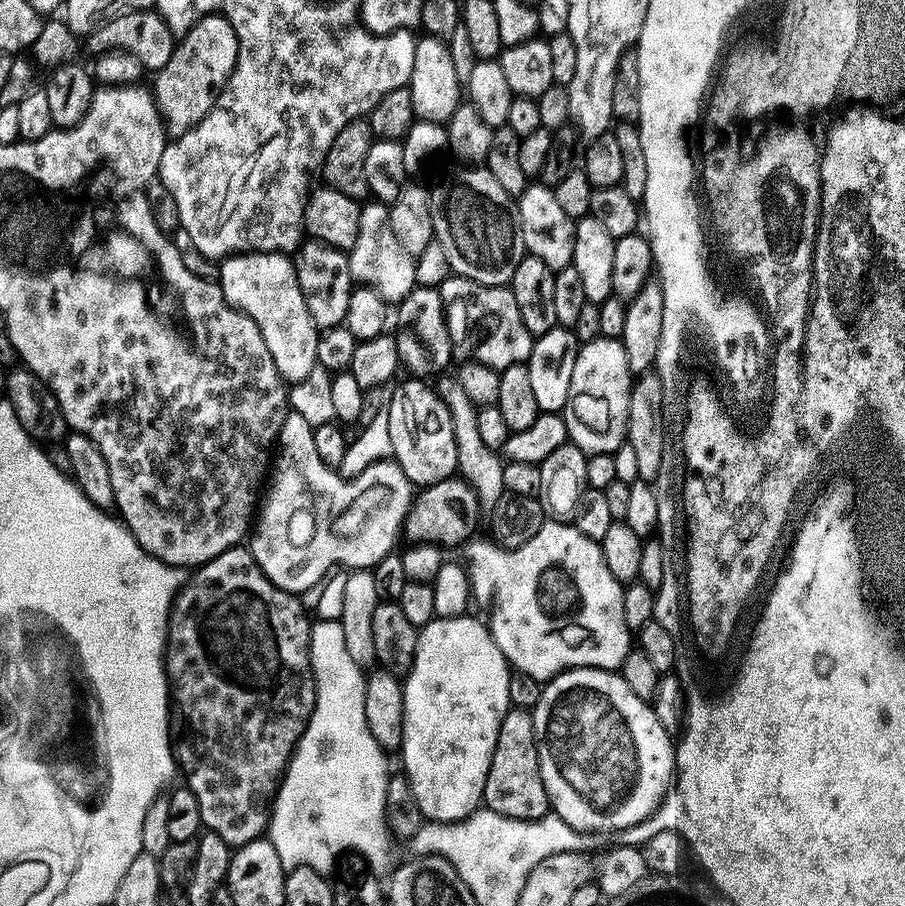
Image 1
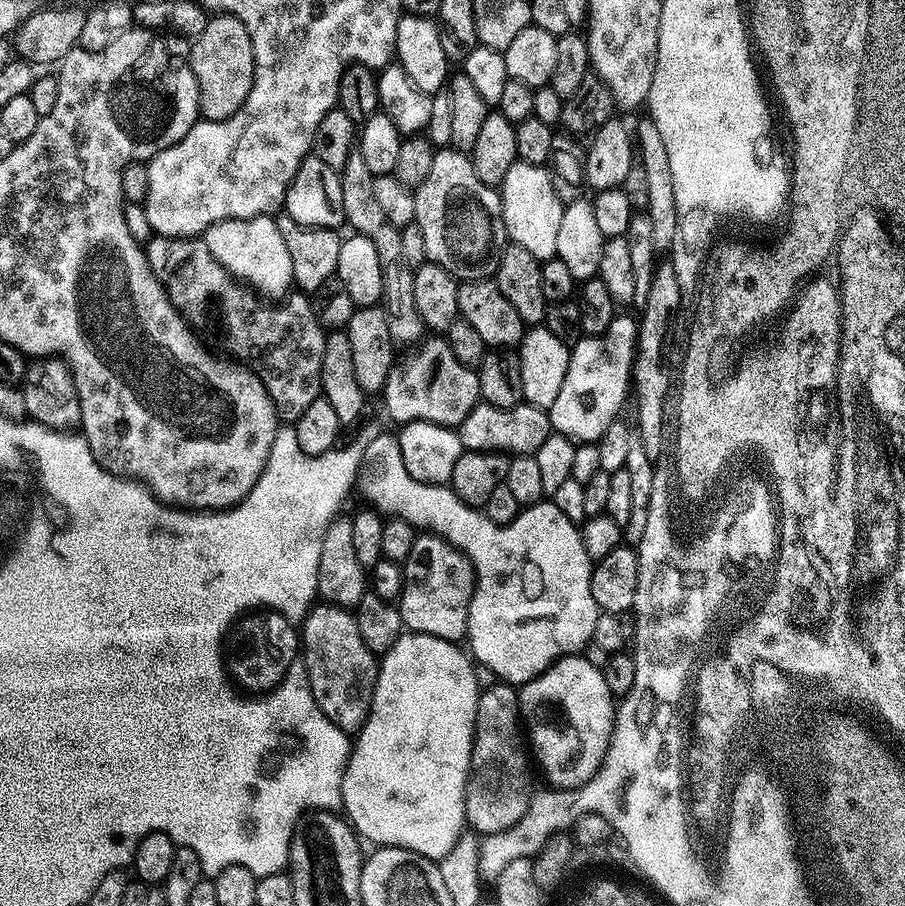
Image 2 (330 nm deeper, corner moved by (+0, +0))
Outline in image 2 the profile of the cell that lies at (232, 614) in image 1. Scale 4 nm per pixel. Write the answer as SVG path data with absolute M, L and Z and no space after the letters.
M256 610L235 625L236 645L226 667L231 679L245 693L267 694L284 682L287 668L298 659L298 628L292 624L295 623L278 611Z

